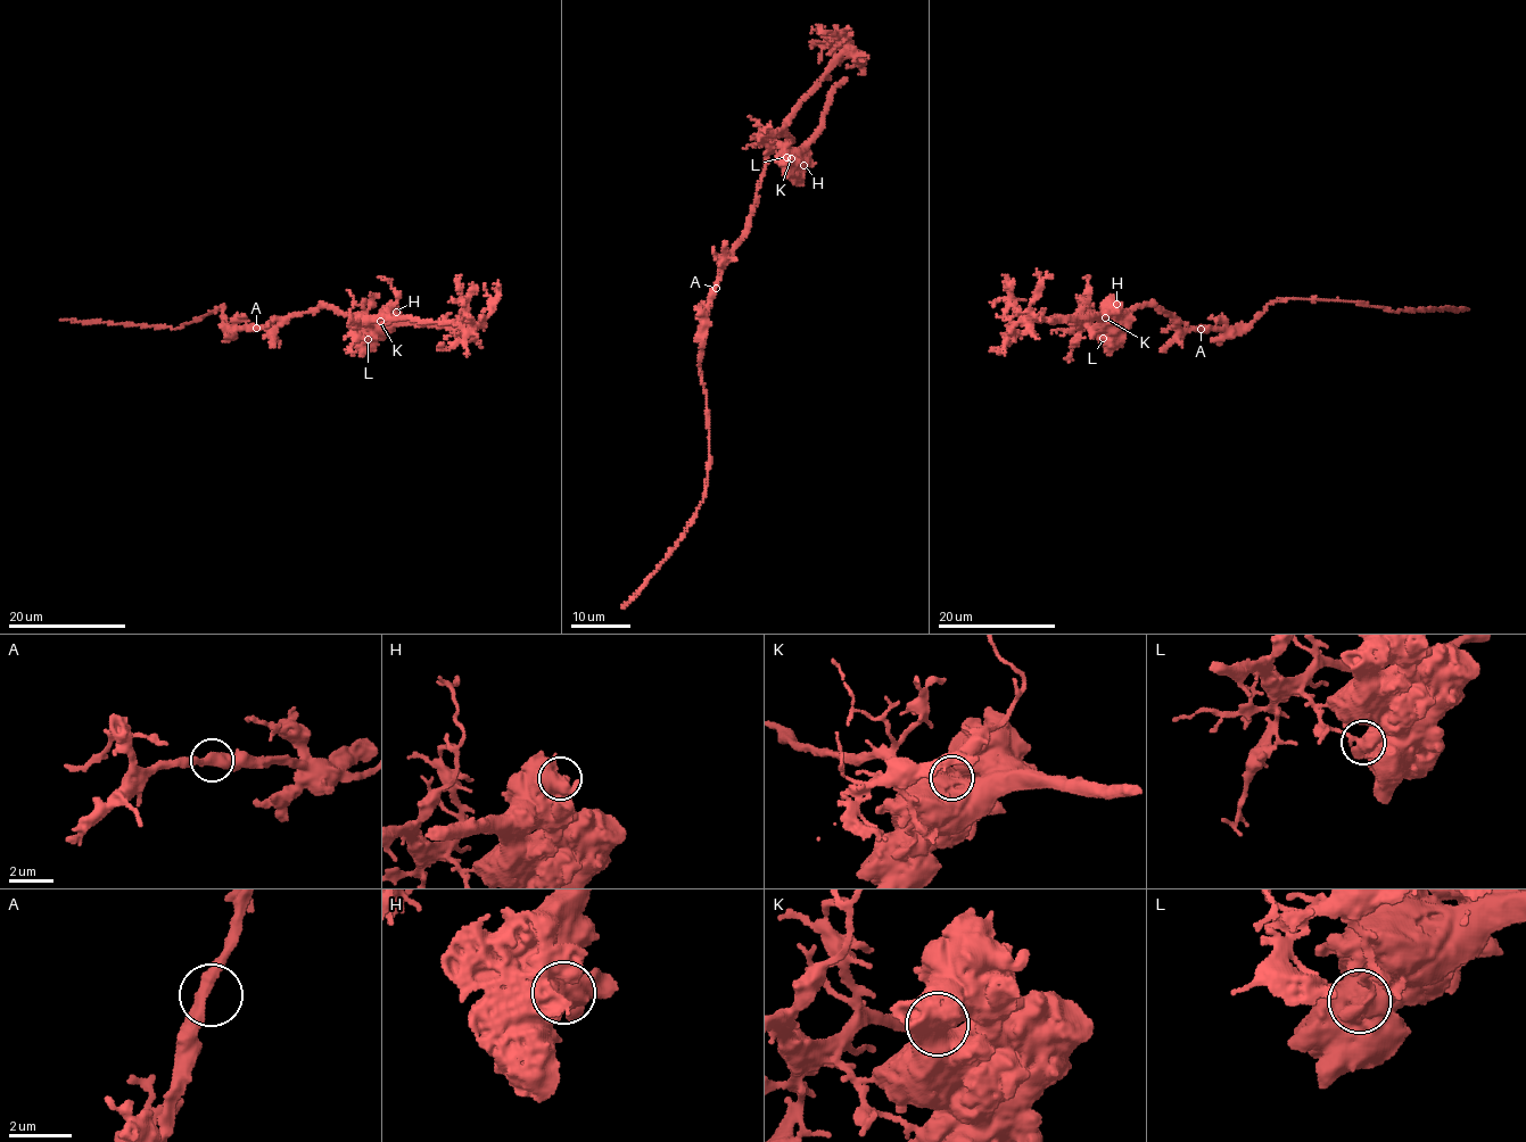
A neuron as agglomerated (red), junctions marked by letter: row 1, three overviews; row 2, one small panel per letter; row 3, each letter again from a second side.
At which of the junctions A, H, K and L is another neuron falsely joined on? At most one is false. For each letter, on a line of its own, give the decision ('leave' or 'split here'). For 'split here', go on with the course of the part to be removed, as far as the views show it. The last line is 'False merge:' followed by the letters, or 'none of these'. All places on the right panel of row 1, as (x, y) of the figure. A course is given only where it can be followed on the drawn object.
A: leave
H: leave
K: leave
L: split here; foreign part runs (1103, 338), (1091, 332), (1090, 317), (1147, 305), (1173, 314), (1181, 330), (1242, 333), (1278, 300), (1467, 308)
False merge: L

